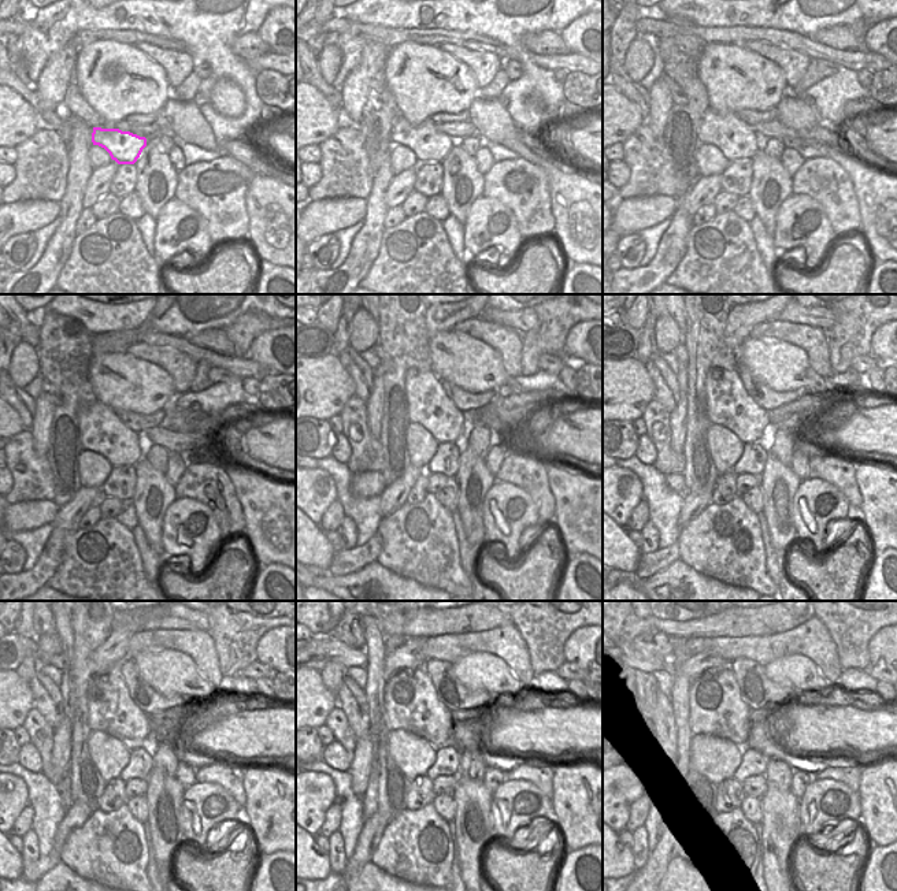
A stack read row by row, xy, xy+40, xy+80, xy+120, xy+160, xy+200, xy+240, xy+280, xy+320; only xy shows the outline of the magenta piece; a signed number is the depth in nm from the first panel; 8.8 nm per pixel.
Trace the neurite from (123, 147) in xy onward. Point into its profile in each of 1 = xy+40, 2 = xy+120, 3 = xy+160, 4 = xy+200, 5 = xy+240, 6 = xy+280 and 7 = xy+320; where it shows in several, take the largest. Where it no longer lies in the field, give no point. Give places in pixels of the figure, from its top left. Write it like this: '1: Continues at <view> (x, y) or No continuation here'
1: Continues at xy+40 (430, 145)
2: Continues at xy+120 (107, 434)
3: Continues at xy+160 (427, 405)
4: Continues at xy+200 (727, 403)
5: Continues at xy+240 (111, 709)
6: Continues at xy+280 (410, 700)
7: Continues at xy+320 (716, 706)

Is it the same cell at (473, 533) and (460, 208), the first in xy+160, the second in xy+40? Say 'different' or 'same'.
same

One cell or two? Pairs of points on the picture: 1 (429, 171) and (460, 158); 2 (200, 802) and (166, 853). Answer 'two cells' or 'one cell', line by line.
1: two cells
2: two cells

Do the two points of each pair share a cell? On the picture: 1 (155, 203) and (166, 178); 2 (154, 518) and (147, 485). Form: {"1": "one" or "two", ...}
{"1": "one", "2": "one"}

